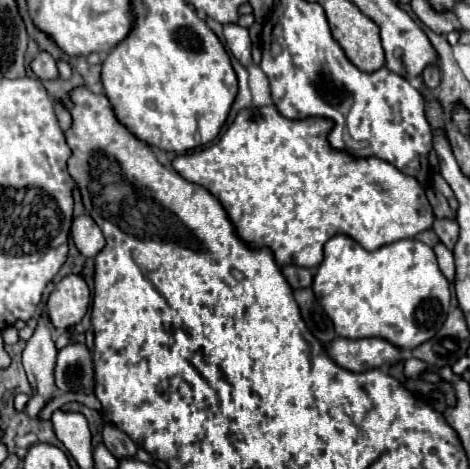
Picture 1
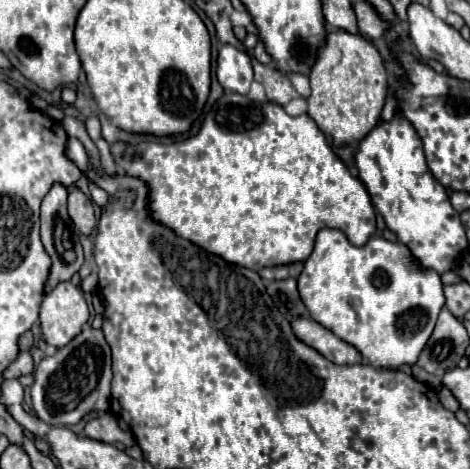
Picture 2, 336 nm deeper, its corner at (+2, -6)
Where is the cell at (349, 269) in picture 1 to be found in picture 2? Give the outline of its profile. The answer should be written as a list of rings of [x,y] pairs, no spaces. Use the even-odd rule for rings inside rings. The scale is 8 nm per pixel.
[[[322,228],[316,234],[314,250],[298,276],[298,290],[312,320],[354,346],[372,366],[380,368],[416,364],[418,354],[434,330],[438,312],[444,306],[440,276],[434,270],[420,270],[404,244],[372,236],[364,246],[354,246],[348,242],[346,234],[336,228]]]

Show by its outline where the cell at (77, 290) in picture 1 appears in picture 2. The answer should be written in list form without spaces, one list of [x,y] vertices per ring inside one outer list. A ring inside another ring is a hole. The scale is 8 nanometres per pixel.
[[[60,282],[46,294],[40,306],[40,326],[46,344],[60,348],[66,346],[82,326],[88,322],[90,312],[82,290],[74,282]]]

